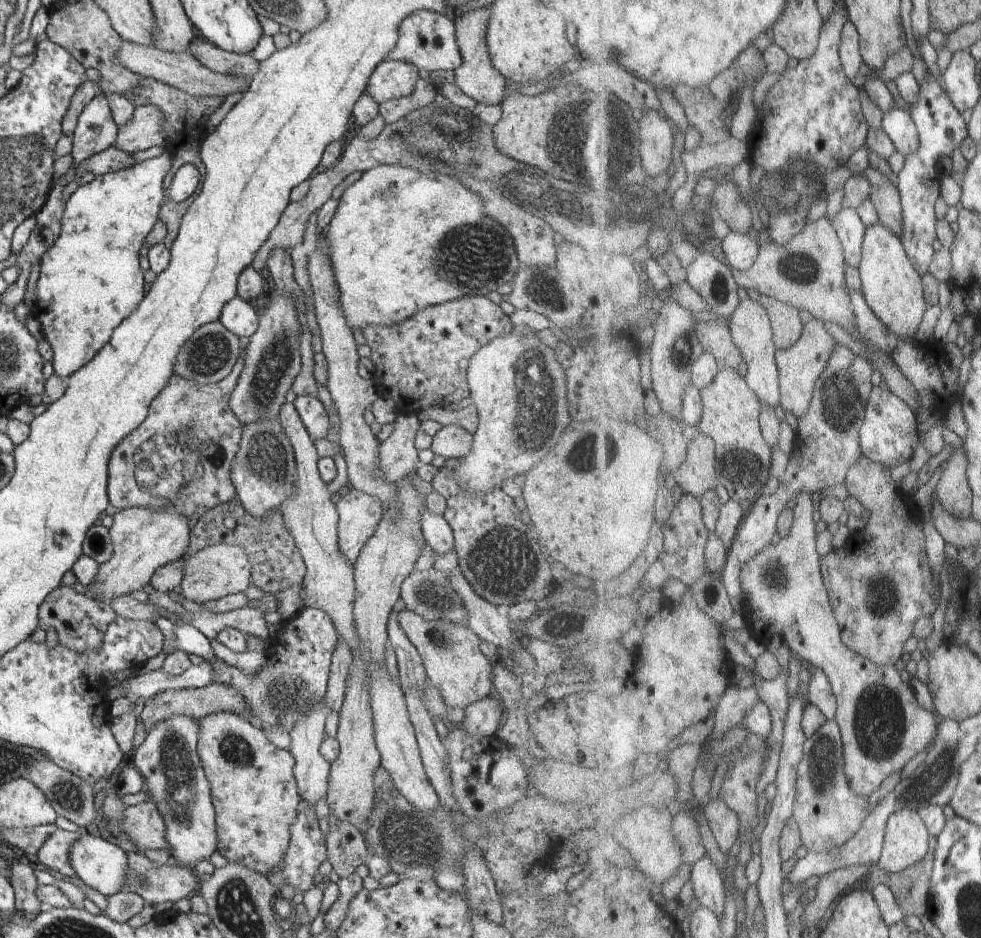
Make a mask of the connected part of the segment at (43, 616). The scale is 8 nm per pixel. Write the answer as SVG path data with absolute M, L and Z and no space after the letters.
M61 584L40 605L39 630L47 631L49 627L55 628L60 645L82 654L97 650L102 646L107 628L117 616L108 602L102 603L88 597L78 586L69 587Z

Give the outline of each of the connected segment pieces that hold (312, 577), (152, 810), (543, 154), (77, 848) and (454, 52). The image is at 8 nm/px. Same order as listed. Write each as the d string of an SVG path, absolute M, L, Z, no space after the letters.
M285 402L279 412L279 421L293 448L298 475L293 496L288 497L280 508L285 526L293 536L307 568L297 591L304 606L323 610L330 617L338 638L344 641L352 652L361 644L356 636L357 628L353 615L356 587L353 564L339 549L337 535L339 516L335 505L336 497L326 490L326 483L322 480L317 465L319 456L314 440L306 430L296 406Z
M154 800L126 807L119 820L122 832L128 834L139 850L168 849L165 824Z
M547 90L535 97L517 92L502 100L499 106L502 110L501 119L492 126L497 150L529 167L534 166L548 172L554 163L546 145L549 141L550 126L553 125L553 120L558 114L558 106L562 106L562 102L554 102L554 96L550 96L550 90Z
M84 830L79 831L79 837L70 845L69 861L77 882L98 890L106 897L120 892L121 886L126 882L127 852L104 838L86 833Z
M426 9L414 11L400 23L396 46L388 53L388 59L404 61L417 66L418 70L456 70L462 57L455 31L454 15Z

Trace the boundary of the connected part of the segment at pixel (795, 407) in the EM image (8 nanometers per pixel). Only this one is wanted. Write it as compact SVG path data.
M814 316L807 324L804 336L796 346L790 349L780 349L777 357L781 366L781 381L784 390L781 404L786 411L790 410L798 420L808 416L815 400L818 381L829 369L832 357L838 347L838 340L830 332L828 323L823 318Z

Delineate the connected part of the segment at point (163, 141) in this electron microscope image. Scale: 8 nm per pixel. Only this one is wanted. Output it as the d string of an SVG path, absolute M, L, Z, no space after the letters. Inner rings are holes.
M153 104L135 108L134 118L119 133L114 146L131 155L152 147L164 147L167 144L165 114Z

